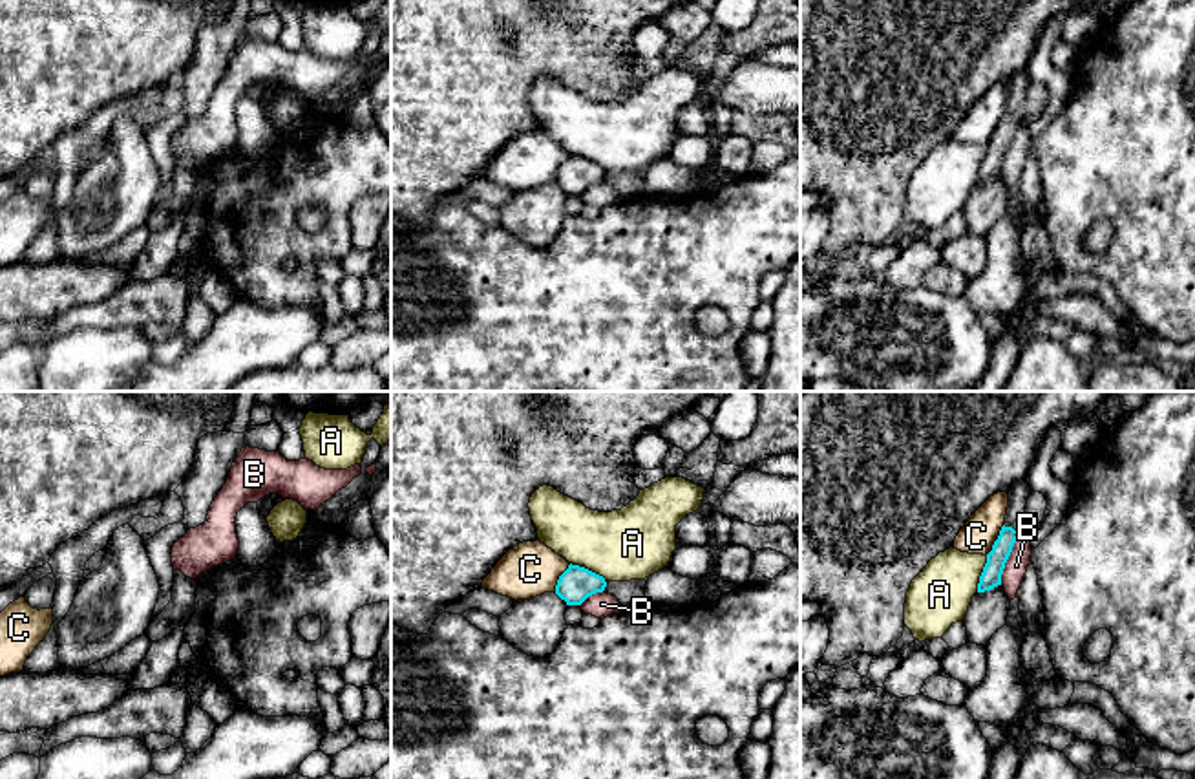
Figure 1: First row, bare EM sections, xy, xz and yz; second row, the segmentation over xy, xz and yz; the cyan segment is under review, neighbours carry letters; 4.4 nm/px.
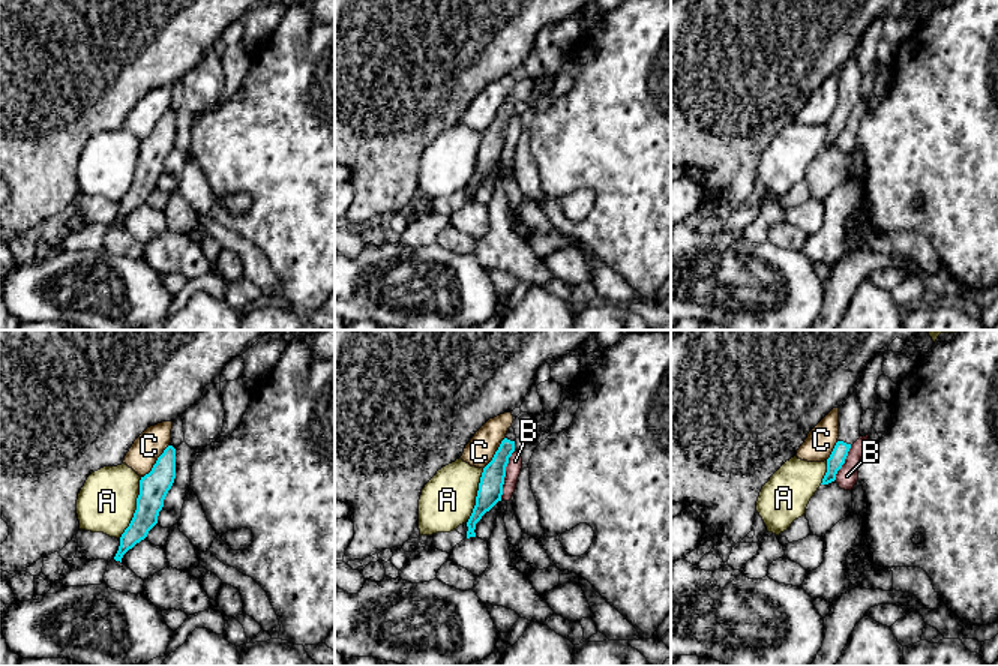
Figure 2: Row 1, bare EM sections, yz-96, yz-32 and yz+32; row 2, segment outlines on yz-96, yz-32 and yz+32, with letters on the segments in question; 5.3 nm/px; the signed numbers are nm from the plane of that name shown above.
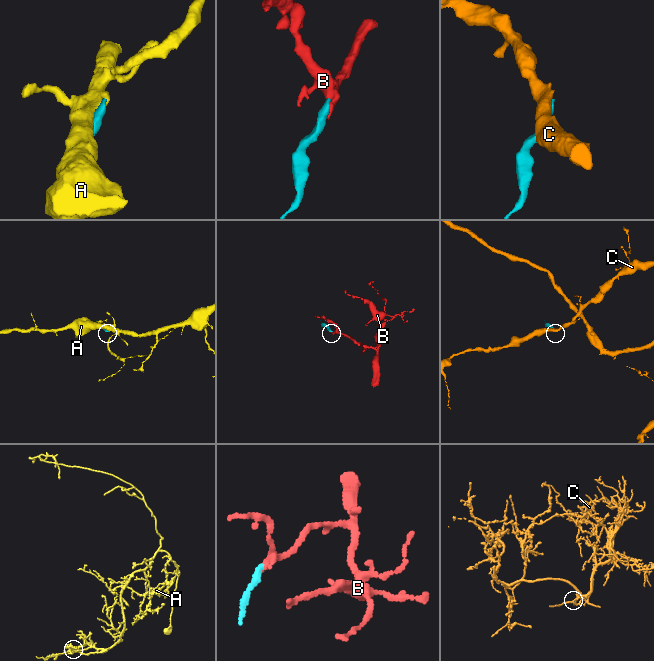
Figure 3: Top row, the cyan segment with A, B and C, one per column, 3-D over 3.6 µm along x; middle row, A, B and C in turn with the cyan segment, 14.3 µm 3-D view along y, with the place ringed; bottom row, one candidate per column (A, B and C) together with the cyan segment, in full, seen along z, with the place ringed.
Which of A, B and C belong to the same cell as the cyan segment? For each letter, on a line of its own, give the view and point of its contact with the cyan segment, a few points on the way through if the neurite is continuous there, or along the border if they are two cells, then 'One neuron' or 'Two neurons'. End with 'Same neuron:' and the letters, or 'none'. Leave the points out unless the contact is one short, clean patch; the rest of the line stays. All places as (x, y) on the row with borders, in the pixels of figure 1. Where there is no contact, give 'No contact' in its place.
A: Touches cyan at xz (587, 569). Two neurons
B: Touches cyan at yz (1007, 558). Boundary: yz (1022, 534), (1013, 547), (1000, 584). Two neurons
C: Touches cyan at yz (996, 540). Two neurons
Same neuron: none

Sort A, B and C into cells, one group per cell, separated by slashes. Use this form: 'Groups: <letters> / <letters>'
Groups: A / B / C

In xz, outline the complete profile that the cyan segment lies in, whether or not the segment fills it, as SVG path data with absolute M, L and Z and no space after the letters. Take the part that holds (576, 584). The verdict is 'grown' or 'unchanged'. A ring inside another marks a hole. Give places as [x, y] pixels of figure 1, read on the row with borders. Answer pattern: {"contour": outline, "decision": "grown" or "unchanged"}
{"contour": "M570 563L557 580L555 594L565 600L566 605L581 605L588 596L603 592L605 587L607 582L603 576Z", "decision": "unchanged"}

